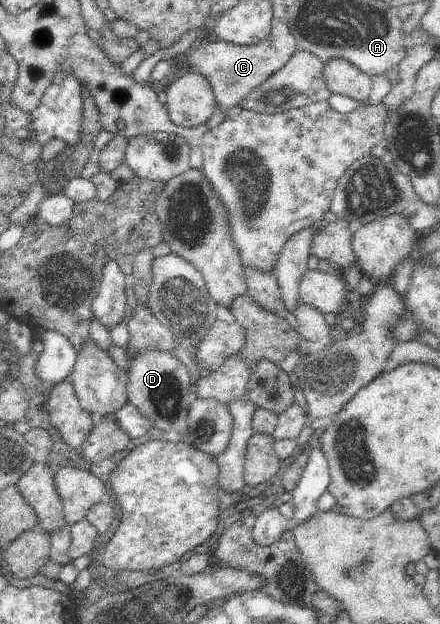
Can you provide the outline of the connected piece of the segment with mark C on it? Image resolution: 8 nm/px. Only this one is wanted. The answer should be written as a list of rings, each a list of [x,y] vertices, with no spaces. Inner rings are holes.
[[[275,21],[269,35],[257,45],[237,45],[210,38],[199,47],[192,46],[170,60],[174,65],[172,68],[176,68],[175,65],[182,62],[188,66],[188,72],[204,75],[213,88],[218,113],[221,112],[228,118],[238,112],[239,105],[243,104],[243,100],[250,91],[262,86],[290,60],[297,50],[297,40],[290,34],[287,21]]]

